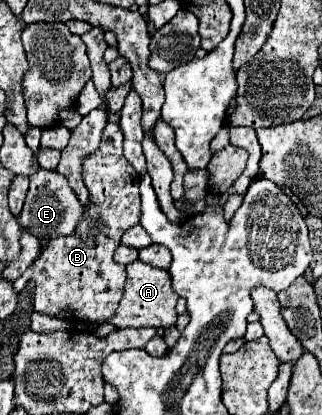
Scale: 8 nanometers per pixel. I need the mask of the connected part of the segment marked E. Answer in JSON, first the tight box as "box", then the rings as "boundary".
{"box":[21,167,83,241],"boundary":[[[39,167],[37,173],[31,175],[29,182],[27,201],[21,213],[21,227],[43,241],[49,241],[61,235],[71,235],[83,215],[83,205],[79,203],[77,195],[69,187],[67,179],[61,177],[57,171],[45,171]]]}

